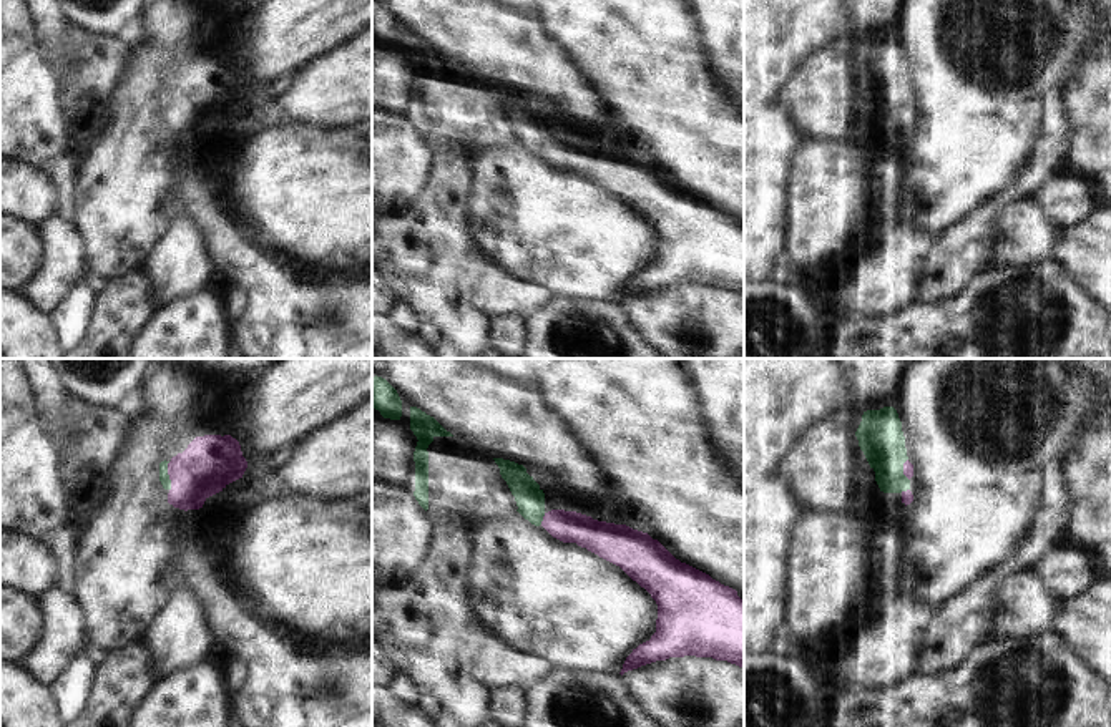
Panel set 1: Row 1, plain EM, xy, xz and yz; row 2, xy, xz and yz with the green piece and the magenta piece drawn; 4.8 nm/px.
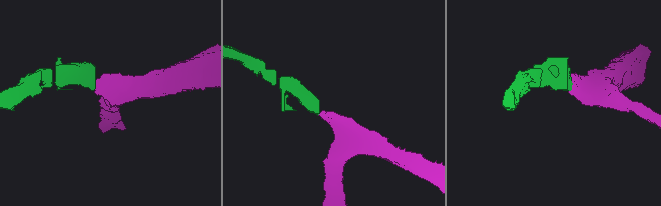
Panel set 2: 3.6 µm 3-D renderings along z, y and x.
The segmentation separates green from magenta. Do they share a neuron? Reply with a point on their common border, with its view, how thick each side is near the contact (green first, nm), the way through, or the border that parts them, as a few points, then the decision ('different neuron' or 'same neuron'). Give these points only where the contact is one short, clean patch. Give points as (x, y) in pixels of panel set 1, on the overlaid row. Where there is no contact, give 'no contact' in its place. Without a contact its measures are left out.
contact xy (168, 477); calibres 50 and 260 nm; way xy (165, 480), (168, 477), (191, 477), (211, 462); same neuron

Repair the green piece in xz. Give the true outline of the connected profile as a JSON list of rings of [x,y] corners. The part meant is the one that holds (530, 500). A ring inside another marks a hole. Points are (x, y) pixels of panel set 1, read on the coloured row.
[[[493,458],[515,496],[518,513],[535,526],[543,526],[563,543],[576,543],[600,558],[619,566],[644,588],[658,604],[656,632],[626,657],[621,676],[641,666],[669,657],[712,657],[744,667],[744,601],[737,591],[709,574],[676,559],[658,539],[626,525],[593,520],[591,516],[551,510],[545,511],[545,493],[523,465]]]

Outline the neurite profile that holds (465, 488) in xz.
[[[432,442],[428,451],[428,510],[435,528],[458,526],[477,533],[485,523],[516,513],[518,506],[493,456]]]

